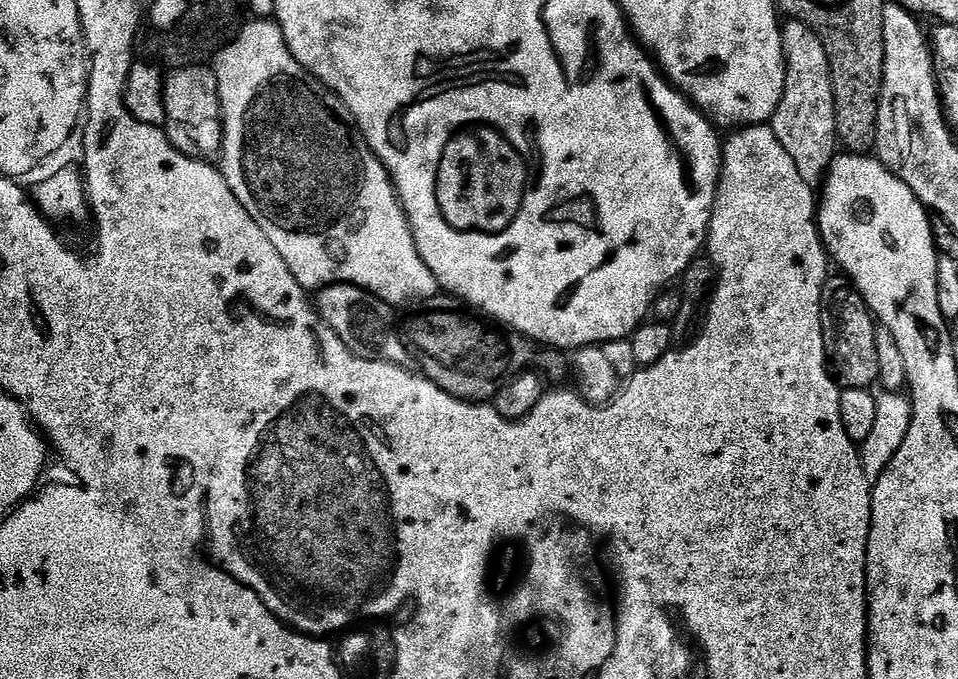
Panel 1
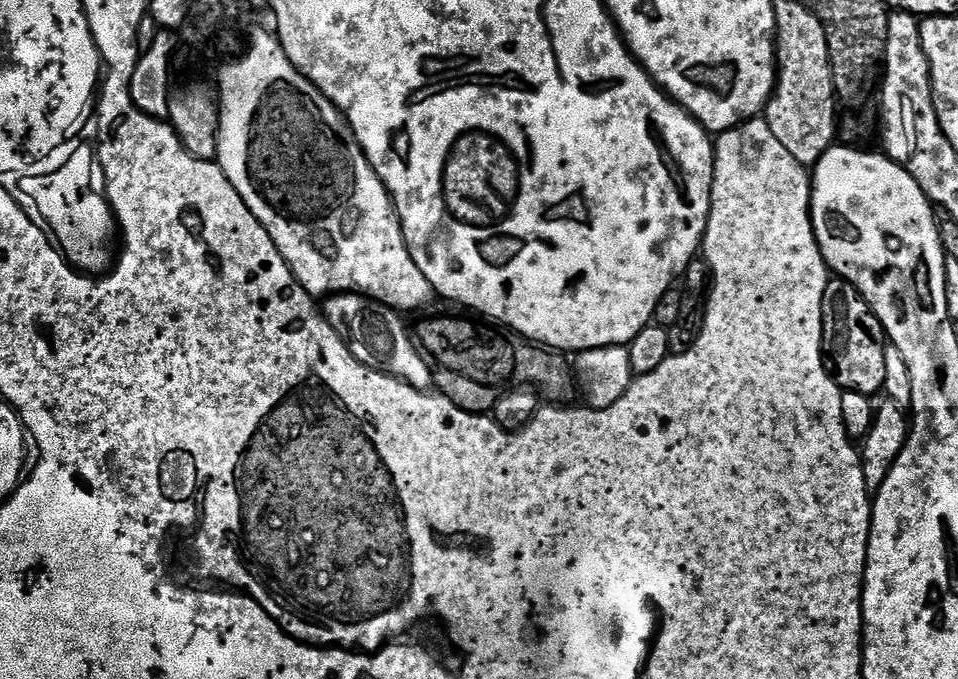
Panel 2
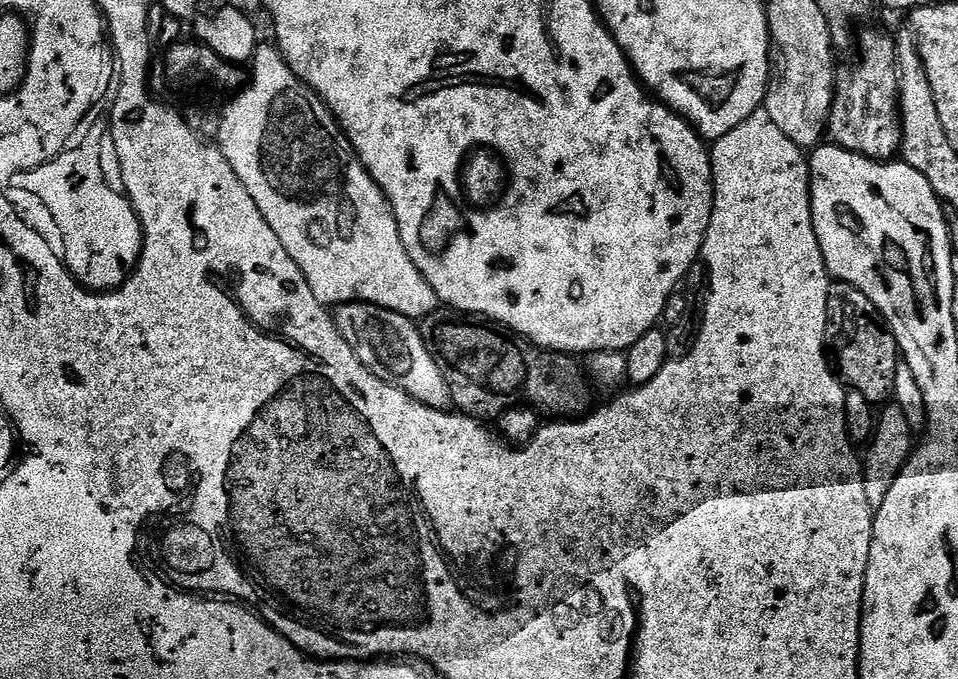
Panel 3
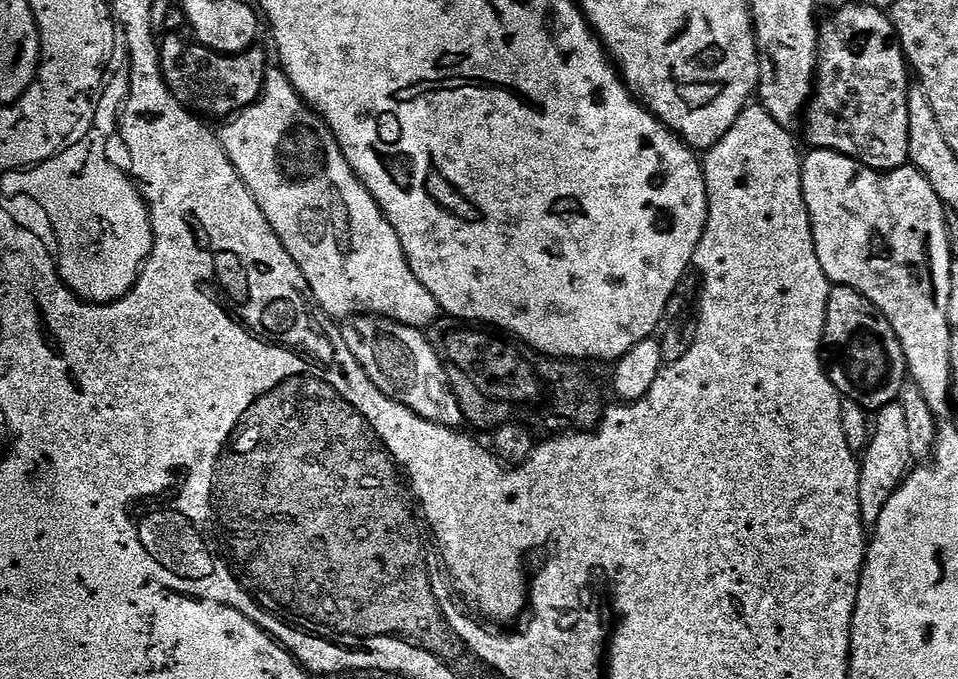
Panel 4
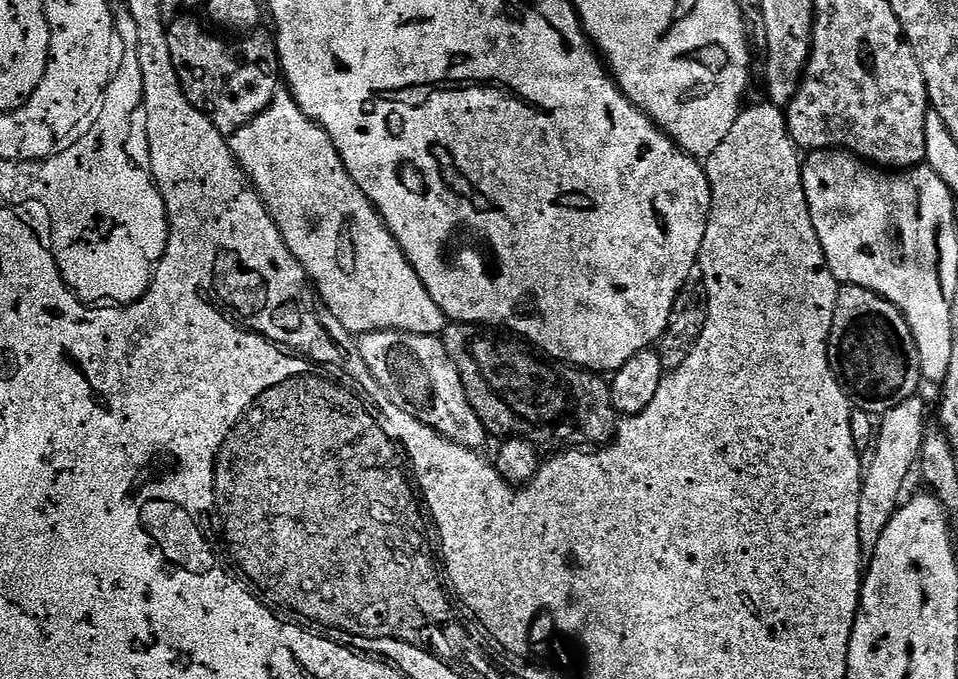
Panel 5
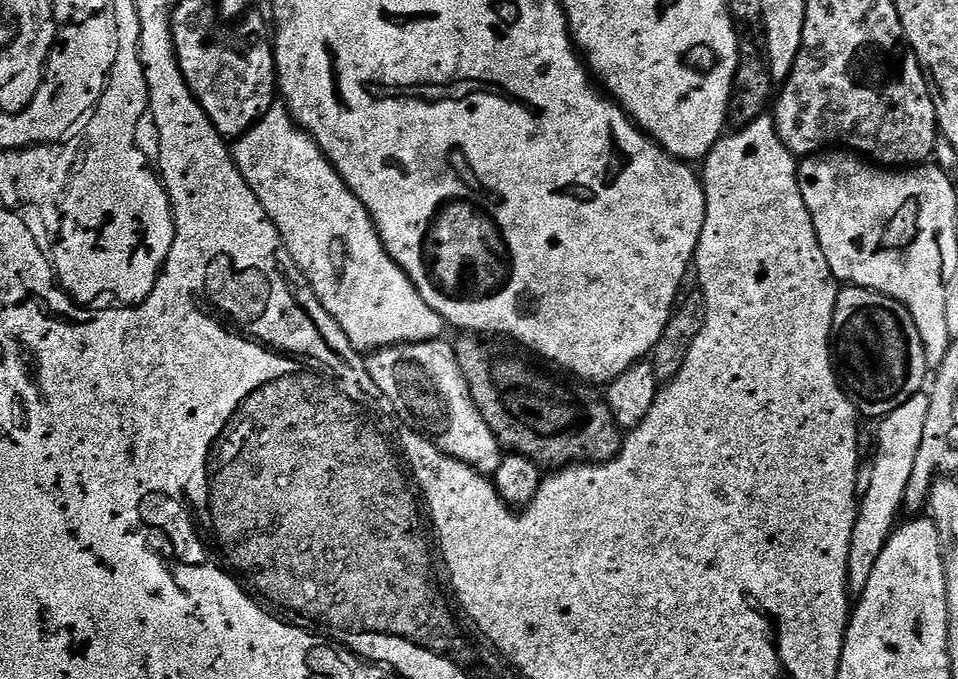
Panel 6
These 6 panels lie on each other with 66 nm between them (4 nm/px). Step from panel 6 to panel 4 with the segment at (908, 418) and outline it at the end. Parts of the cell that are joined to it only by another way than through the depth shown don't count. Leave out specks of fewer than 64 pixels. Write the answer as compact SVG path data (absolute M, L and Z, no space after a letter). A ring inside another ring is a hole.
M901 403L885 404L875 413L876 433L862 452L860 465L860 513L866 522L874 522L882 514L886 502L904 483L913 458L910 452L909 427L906 424L906 411Z

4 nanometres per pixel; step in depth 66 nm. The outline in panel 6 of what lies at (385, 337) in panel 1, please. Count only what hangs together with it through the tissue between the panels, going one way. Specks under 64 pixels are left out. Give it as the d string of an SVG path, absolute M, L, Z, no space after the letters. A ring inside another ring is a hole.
M447 339L427 340L421 344L397 344L394 348L382 348L369 355L366 367L374 386L392 405L393 412L412 431L429 440L443 456L454 458L481 474L495 474L502 459L500 442L486 426L478 406L474 406L466 378L456 361L456 349Z

